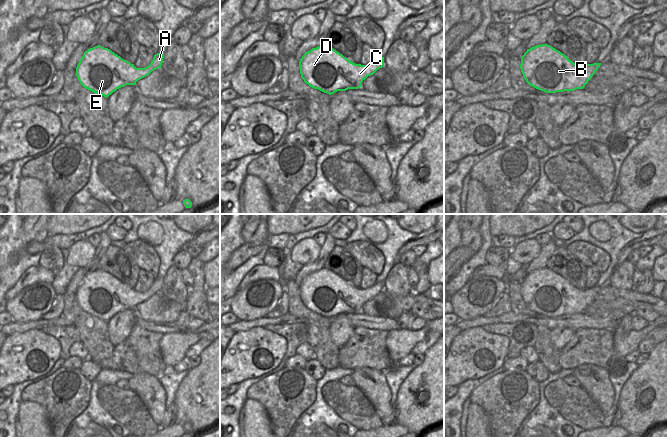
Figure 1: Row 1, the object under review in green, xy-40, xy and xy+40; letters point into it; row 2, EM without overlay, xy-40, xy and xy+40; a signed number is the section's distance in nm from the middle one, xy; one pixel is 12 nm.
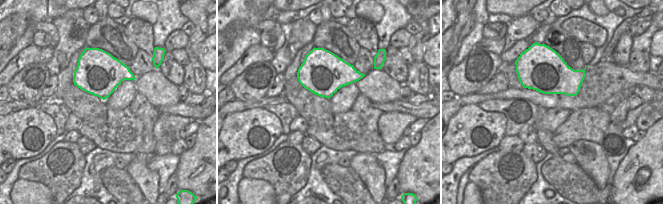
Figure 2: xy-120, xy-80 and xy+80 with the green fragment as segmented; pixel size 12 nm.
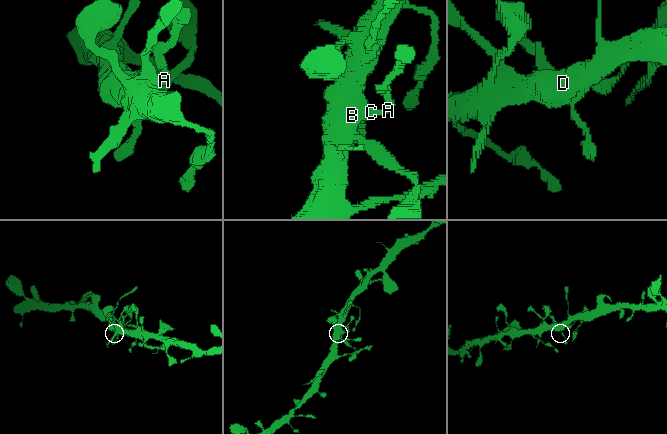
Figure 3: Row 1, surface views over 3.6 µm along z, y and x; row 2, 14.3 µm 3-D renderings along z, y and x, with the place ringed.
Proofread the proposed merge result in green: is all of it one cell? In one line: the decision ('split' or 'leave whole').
leave whole

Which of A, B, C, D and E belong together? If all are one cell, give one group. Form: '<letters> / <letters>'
A B C D E

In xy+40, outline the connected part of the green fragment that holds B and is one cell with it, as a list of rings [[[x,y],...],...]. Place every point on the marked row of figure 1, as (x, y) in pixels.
[[[548,44],[536,45],[524,53],[520,69],[526,82],[546,93],[583,89],[601,63],[577,65]]]

